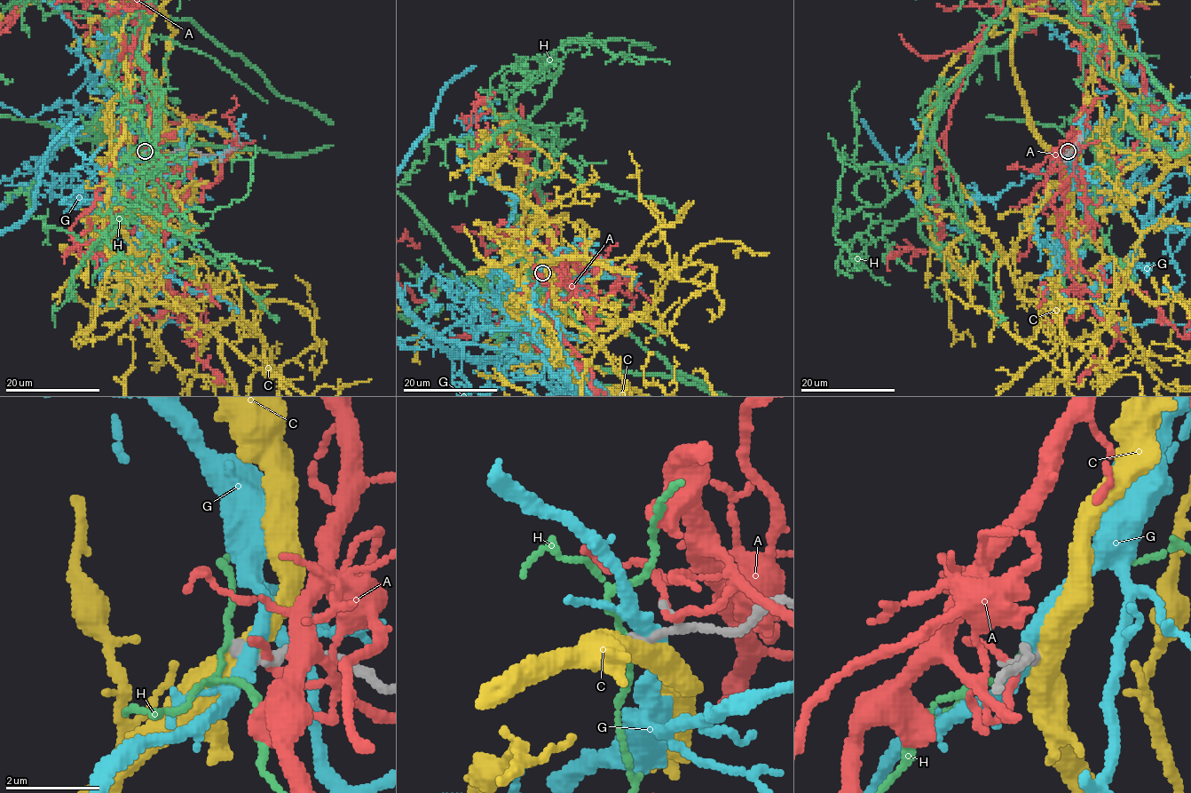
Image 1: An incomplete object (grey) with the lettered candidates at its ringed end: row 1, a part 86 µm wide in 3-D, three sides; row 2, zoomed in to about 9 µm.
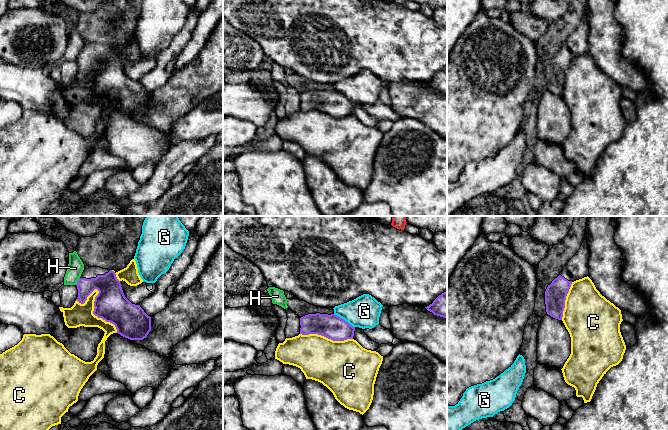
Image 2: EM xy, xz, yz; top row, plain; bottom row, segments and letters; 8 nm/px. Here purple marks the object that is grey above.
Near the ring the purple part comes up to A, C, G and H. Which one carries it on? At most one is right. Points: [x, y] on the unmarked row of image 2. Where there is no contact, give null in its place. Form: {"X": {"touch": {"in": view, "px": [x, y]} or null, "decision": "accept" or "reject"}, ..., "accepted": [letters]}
{"A": {"touch": null, "decision": "reject"}, "C": {"touch": {"in": "xy", "px": [94, 80]}, "decision": "reject"}, "G": {"touch": {"in": "xz", "px": [343, 95]}, "decision": "reject"}, "H": {"touch": {"in": "xy", "px": [77, 57]}, "decision": "reject"}, "accepted": []}

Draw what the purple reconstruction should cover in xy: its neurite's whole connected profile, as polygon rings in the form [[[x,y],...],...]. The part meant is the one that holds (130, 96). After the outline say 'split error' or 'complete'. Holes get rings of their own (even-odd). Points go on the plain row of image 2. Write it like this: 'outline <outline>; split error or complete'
outline [[[84,42],[84,46],[77,57],[78,73],[77,77],[84,80],[87,73],[97,65],[98,71],[94,77],[93,90],[102,94],[106,98],[115,101],[117,109],[130,116],[143,116],[151,107],[151,93],[148,92],[140,81],[132,80],[124,71],[121,59],[112,46],[100,43]]]; split error

